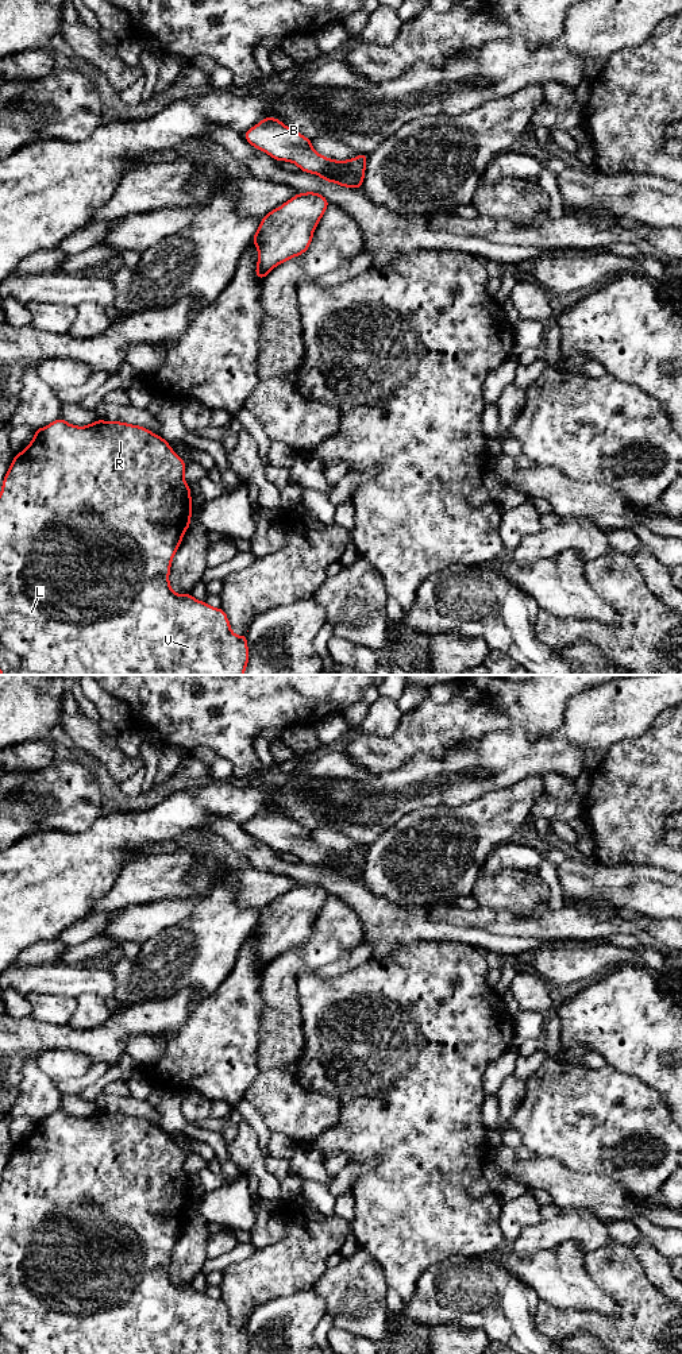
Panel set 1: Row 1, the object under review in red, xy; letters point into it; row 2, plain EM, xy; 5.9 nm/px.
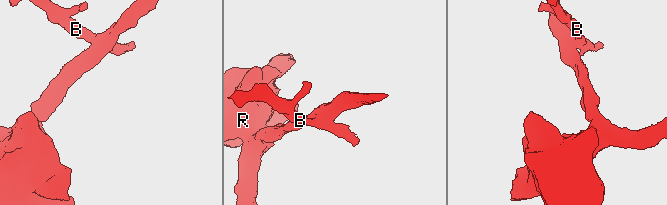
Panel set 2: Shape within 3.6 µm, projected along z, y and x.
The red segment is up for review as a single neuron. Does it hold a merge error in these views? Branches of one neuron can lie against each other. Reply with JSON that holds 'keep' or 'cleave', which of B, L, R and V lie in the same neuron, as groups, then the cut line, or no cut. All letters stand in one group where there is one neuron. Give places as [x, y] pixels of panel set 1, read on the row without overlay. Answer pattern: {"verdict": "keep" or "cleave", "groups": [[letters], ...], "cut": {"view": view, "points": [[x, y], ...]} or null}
{"verdict": "cleave", "groups": [["B"], ["L", "R", "V"]], "cut": {"view": "xy", "points": [[332, 851], [336, 857], [320, 867]]}}

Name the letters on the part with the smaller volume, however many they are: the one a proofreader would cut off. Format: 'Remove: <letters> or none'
Remove: B

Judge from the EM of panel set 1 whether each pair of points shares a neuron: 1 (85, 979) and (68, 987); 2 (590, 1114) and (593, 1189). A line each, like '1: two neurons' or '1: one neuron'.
1: one neuron
2: two neurons

